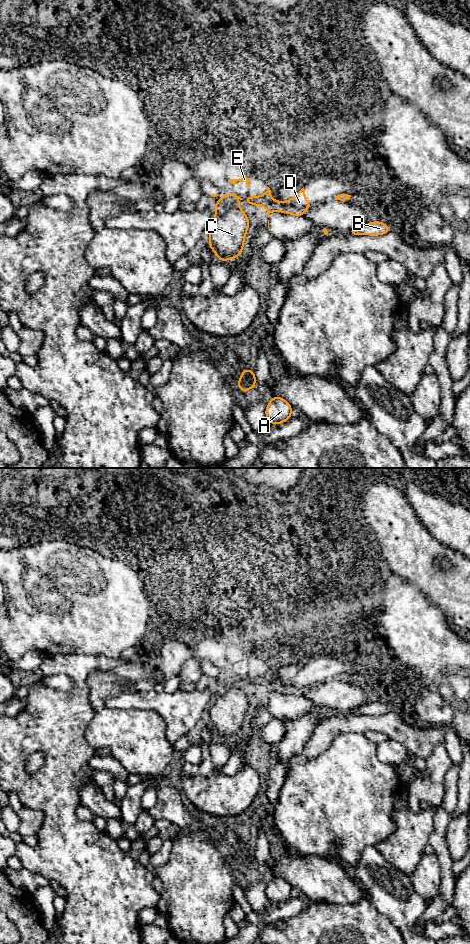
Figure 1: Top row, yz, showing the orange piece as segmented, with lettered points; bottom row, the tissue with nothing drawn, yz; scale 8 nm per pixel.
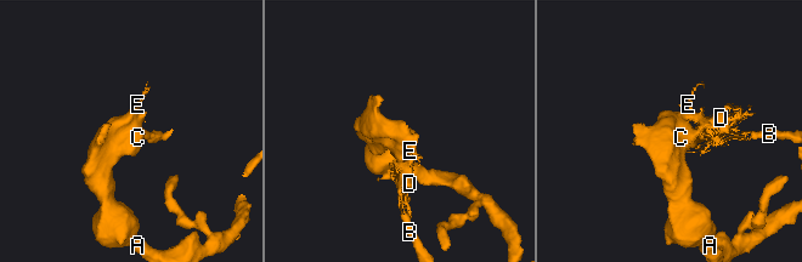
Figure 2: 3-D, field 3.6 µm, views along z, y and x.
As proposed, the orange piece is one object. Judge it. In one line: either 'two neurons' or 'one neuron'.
two neurons

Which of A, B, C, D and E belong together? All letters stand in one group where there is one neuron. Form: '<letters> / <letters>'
A C / B D E

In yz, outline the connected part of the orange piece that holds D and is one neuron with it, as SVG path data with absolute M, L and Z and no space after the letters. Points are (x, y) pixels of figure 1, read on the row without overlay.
M267 667L265 674L256 677L251 677L248 675L248 677L244 680L248 684L253 684L255 686L264 686L267 689L268 698L269 694L272 691L286 692L290 695L303 697L303 693L312 687L305 678L304 667L292 679L286 682L273 680L270 673L271 670L269 667Z

